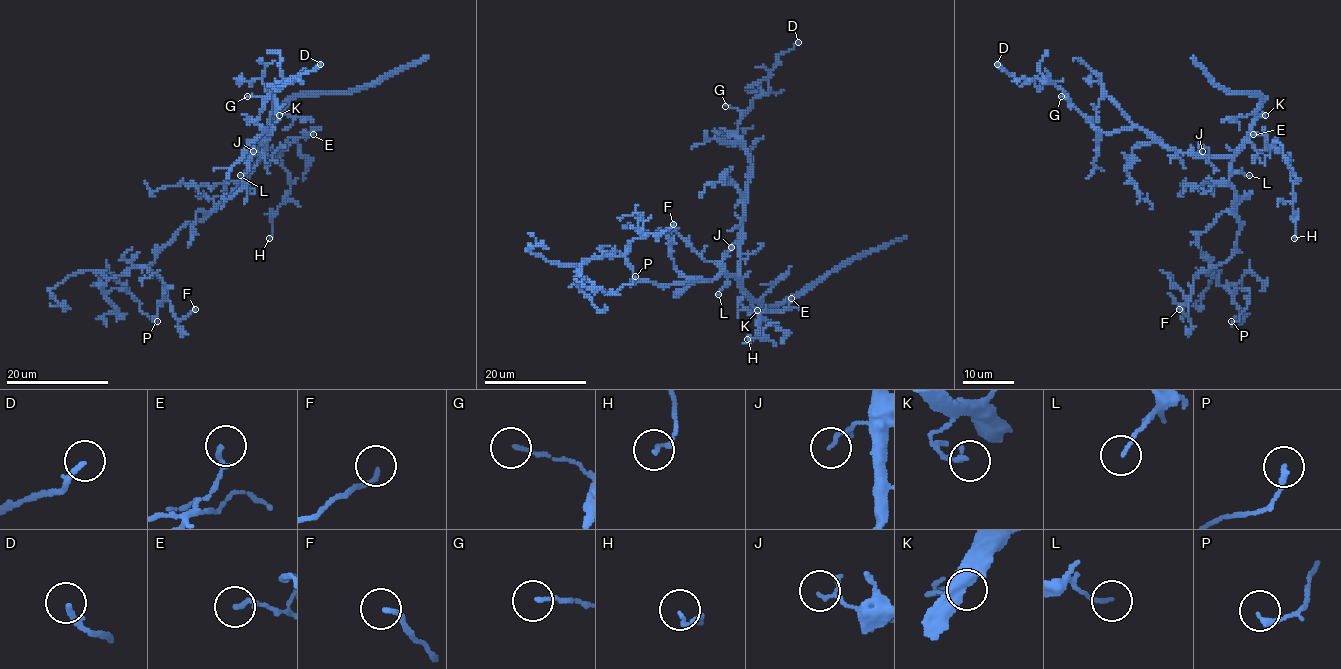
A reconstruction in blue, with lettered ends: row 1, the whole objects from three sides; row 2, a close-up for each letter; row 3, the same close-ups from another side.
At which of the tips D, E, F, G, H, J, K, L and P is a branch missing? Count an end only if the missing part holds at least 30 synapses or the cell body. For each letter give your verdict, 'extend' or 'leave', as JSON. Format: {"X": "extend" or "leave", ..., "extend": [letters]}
{"D": "leave", "E": "leave", "F": "leave", "G": "leave", "H": "leave", "J": "leave", "K": "leave", "L": "leave", "P": "leave", "extend": []}

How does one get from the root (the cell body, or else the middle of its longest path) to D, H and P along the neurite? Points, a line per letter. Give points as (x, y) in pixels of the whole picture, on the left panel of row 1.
D: (254, 165), (273, 129), (268, 133), (258, 123), (265, 97), (277, 83), (291, 82), (320, 64)
H: (254, 165), (264, 140), (261, 151), (281, 148), (281, 162), (290, 176), (290, 193), (273, 218), (269, 238)
P: (254, 165), (150, 264), (129, 267), (103, 286), (107, 293), (126, 289), (157, 321)

